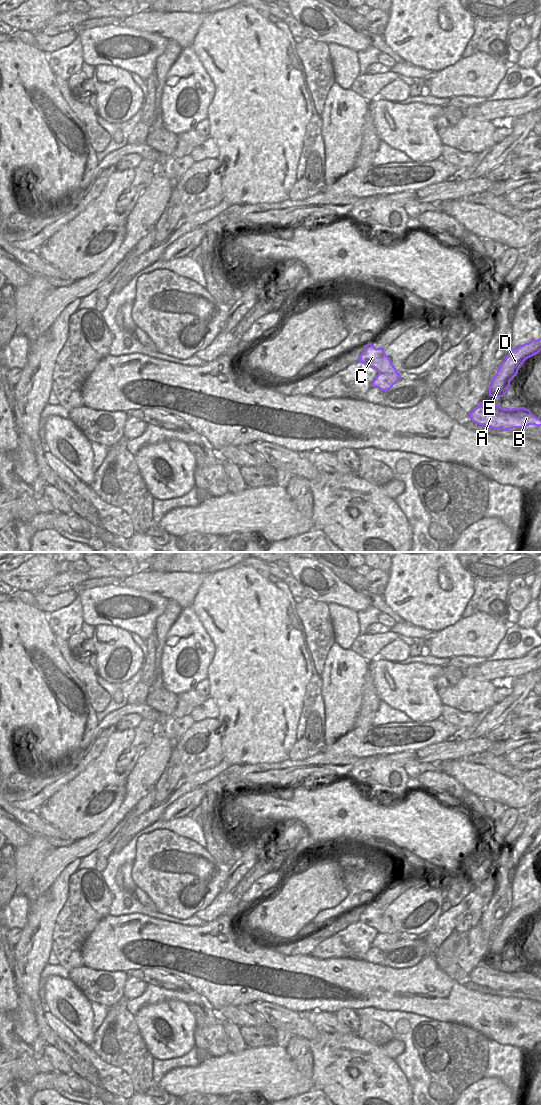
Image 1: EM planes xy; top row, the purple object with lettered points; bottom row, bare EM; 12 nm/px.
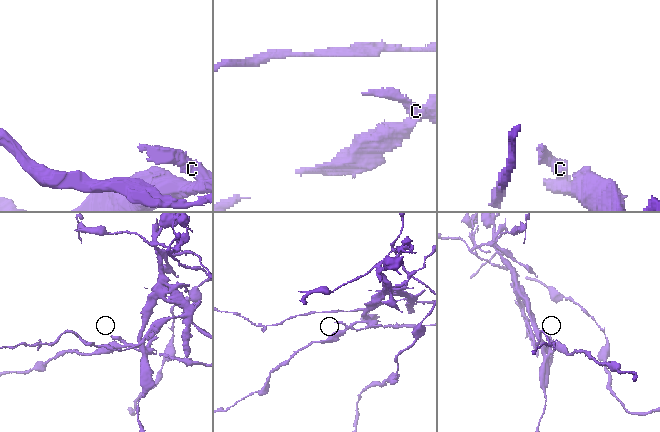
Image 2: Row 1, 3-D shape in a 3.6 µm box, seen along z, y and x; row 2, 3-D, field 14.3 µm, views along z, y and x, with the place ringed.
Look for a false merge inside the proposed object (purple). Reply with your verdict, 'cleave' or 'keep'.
cleave

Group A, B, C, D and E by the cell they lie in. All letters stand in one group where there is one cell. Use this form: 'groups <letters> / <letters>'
groups A B C / D E

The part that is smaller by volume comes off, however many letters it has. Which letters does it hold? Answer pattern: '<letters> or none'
A, B, C

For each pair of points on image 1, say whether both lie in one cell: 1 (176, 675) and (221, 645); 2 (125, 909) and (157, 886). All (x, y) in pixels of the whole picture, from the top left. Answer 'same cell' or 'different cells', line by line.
1: different cells
2: different cells

